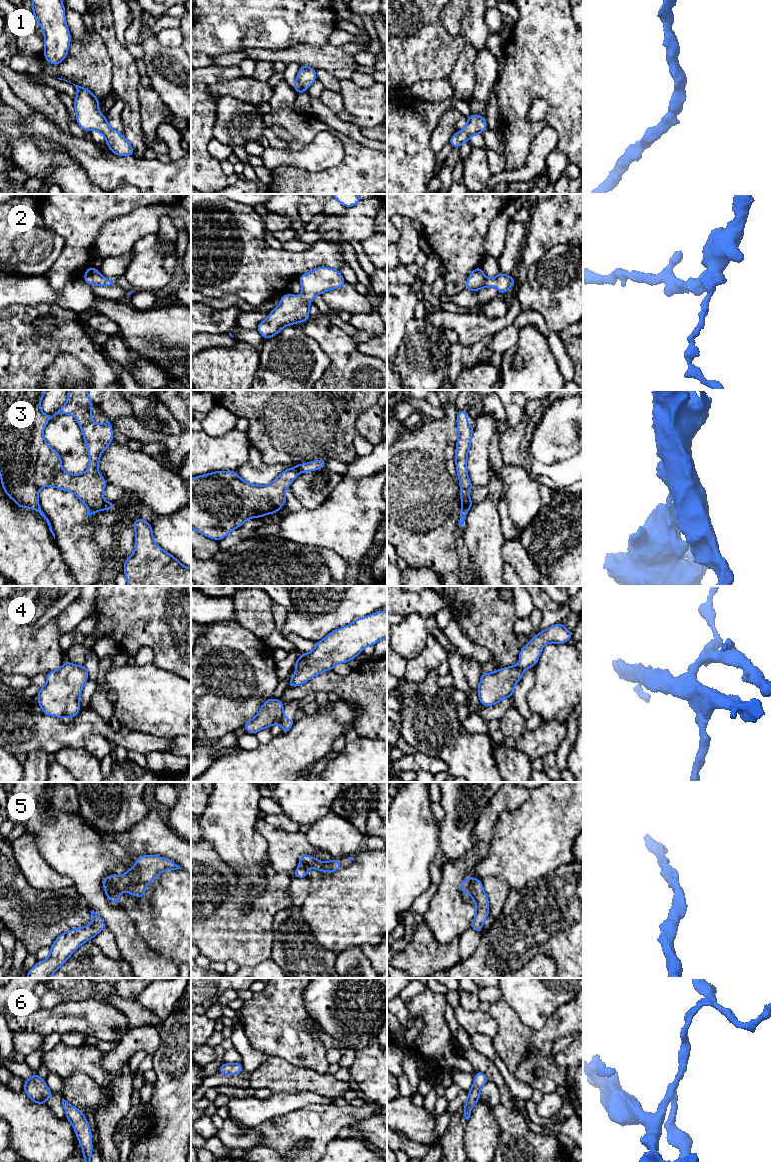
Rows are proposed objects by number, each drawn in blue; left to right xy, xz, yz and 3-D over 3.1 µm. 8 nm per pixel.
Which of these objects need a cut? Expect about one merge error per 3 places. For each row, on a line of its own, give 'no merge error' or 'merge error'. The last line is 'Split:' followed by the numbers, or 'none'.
1: no merge error
2: no merge error
3: merge error
4: merge error
5: no merge error
6: no merge error
Split: 3, 4

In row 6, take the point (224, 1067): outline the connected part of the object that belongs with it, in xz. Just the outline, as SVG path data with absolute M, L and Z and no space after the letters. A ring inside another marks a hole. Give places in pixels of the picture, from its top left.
M223 1063L218 1073L229 1075L239 1075L243 1071L242 1063Z

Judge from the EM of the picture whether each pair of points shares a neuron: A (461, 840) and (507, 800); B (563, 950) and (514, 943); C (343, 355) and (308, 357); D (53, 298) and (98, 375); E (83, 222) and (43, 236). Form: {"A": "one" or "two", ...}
{"A": "two", "B": "one", "C": "two", "D": "two", "E": "two"}

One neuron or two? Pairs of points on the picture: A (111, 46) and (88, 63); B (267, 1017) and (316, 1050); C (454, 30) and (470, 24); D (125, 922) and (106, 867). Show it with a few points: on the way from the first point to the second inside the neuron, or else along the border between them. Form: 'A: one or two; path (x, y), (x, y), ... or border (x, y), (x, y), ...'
A: two; border (92, 31), (102, 40), (111, 60), (112, 73)
B: one; path (279, 1029), (292, 1042), (304, 1050)
C: two; border (468, 10), (463, 19), (459, 35)
D: one; path (111, 911), (97, 897), (97, 881)

